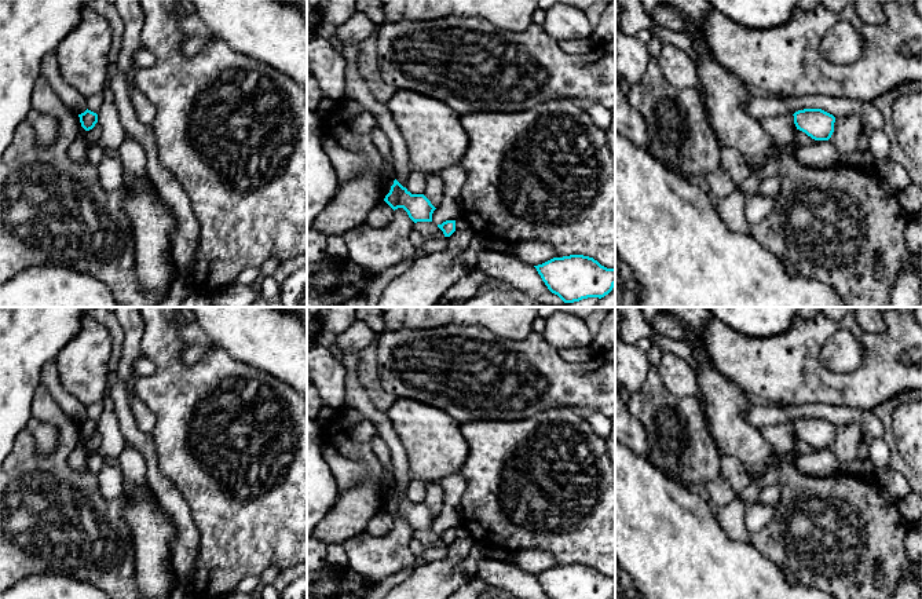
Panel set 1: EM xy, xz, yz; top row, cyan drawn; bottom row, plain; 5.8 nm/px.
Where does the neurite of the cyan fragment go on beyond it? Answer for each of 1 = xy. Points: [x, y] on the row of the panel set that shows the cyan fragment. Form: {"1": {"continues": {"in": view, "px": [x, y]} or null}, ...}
{"1": {"continues": null}}

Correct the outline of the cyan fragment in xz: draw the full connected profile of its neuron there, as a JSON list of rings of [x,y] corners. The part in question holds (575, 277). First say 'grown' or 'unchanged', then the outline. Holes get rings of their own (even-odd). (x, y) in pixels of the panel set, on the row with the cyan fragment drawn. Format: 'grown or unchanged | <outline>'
unchanged | [[[583,255],[553,258],[534,266],[548,289],[564,303],[604,297],[615,285],[615,269]]]

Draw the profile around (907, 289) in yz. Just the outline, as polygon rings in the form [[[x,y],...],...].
[[[915,264],[899,270],[890,288],[892,307],[919,307],[922,304],[922,273]]]

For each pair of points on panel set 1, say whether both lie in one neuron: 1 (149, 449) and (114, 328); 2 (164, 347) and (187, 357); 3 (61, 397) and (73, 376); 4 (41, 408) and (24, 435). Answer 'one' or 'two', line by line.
1: two
2: two
3: two
4: one

